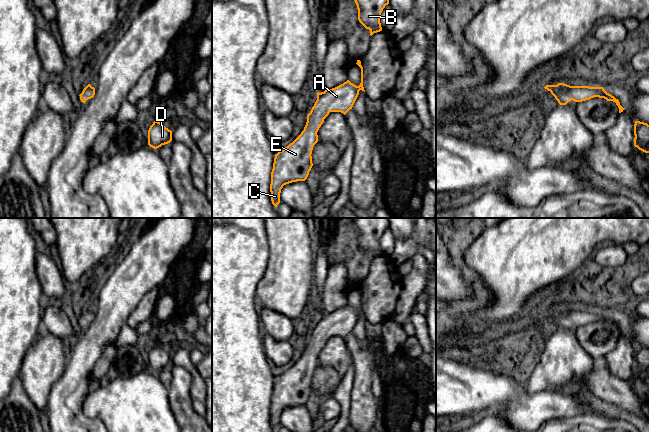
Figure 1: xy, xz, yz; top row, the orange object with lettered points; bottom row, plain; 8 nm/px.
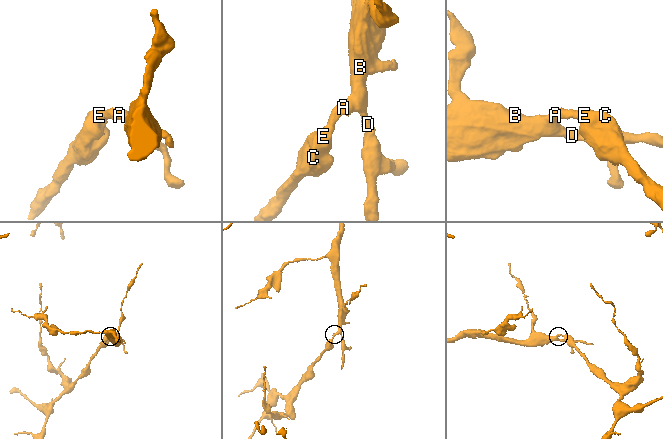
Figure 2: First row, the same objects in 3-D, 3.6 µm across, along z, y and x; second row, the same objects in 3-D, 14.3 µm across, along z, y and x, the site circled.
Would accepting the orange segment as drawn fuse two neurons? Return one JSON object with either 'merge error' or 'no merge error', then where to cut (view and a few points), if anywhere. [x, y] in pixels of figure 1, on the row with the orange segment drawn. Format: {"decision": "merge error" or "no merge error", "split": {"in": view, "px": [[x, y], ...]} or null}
{"decision": "no merge error", "split": null}

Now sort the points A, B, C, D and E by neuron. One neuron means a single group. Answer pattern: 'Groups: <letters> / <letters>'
Groups: A B C D E

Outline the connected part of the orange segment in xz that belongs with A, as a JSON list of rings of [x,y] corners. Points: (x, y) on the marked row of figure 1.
[[[357,60],[356,64],[361,68],[360,85],[356,86],[347,80],[335,88],[326,89],[324,92],[317,93],[317,100],[310,113],[307,115],[307,122],[304,130],[292,143],[275,154],[270,184],[271,201],[275,207],[280,203],[280,193],[284,185],[297,181],[305,181],[307,179],[313,166],[311,154],[314,145],[318,142],[317,132],[323,124],[324,119],[330,112],[341,112],[345,115],[350,109],[352,109],[359,95],[359,91],[362,90],[365,92],[363,87],[363,67],[361,61]]]

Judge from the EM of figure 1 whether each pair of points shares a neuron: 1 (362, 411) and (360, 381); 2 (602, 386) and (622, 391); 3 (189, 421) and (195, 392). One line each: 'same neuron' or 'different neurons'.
1: same neuron
2: same neuron
3: different neurons

